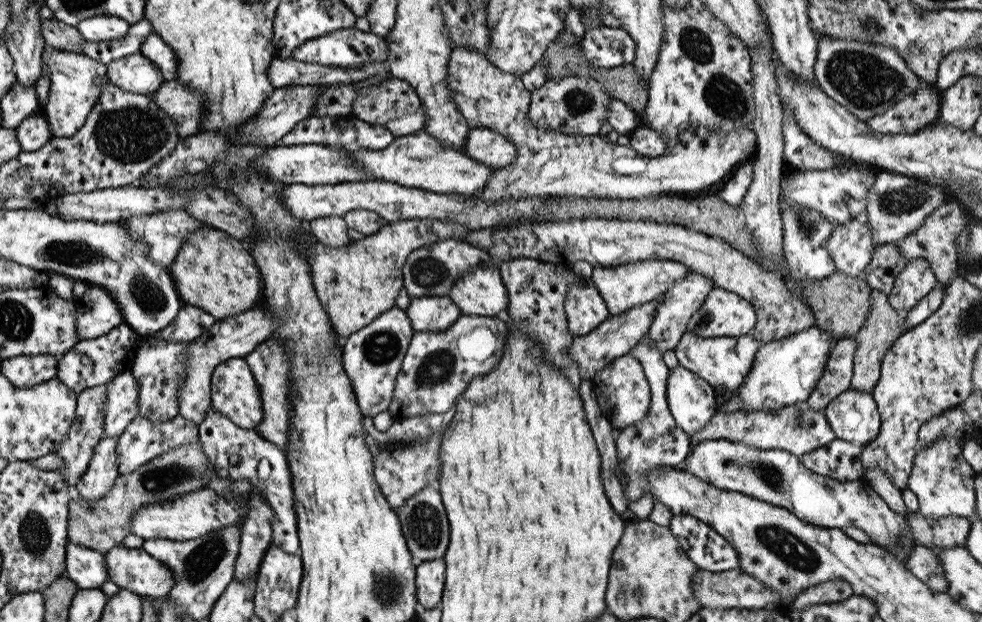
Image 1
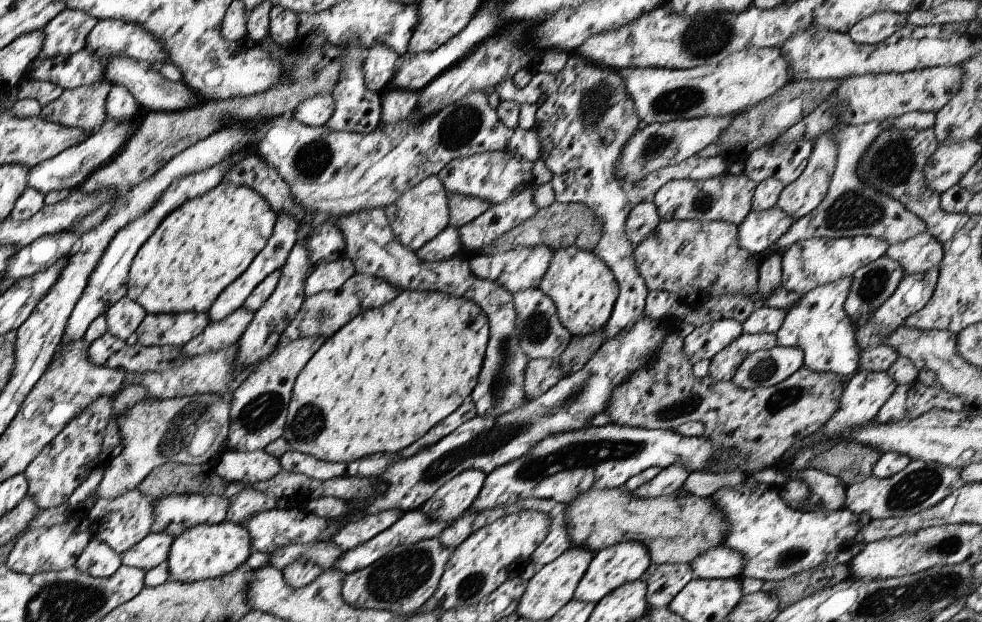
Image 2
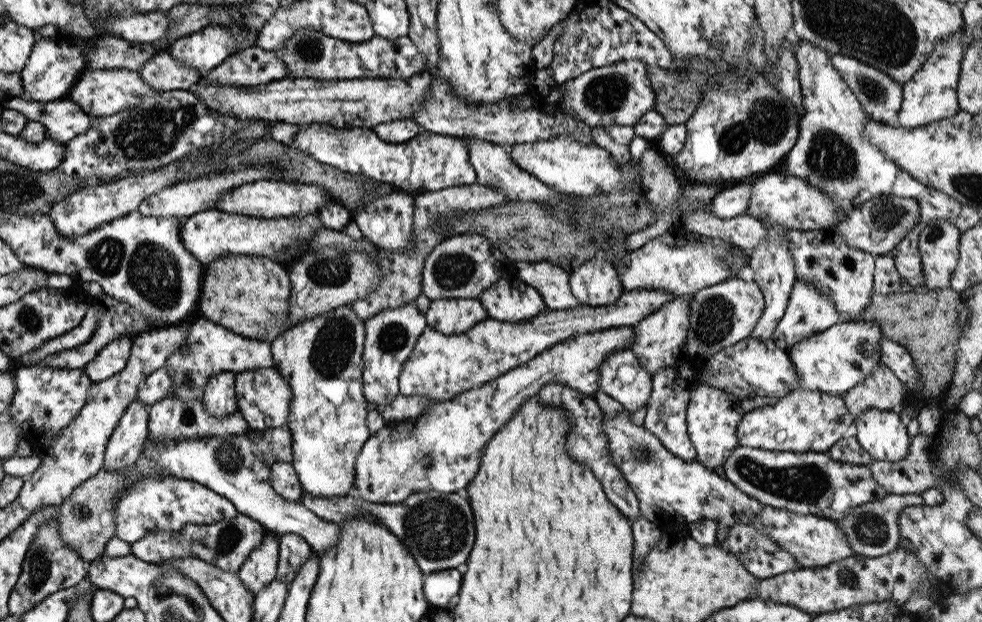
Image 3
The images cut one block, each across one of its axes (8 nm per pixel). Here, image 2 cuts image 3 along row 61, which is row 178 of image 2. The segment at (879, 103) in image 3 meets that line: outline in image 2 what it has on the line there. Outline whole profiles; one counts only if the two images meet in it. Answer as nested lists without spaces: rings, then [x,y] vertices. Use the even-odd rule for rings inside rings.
[[[918,110],[903,114],[901,117],[887,118],[882,122],[872,121],[866,124],[846,125],[846,128],[842,128],[834,136],[834,142],[836,142],[838,148],[836,168],[822,202],[810,214],[797,219],[790,226],[790,230],[782,238],[778,238],[778,242],[774,242],[774,246],[770,246],[770,251],[755,257],[761,261],[772,251],[782,253],[795,242],[814,237],[837,239],[842,237],[854,238],[862,235],[875,236],[891,245],[908,238],[914,238],[916,234],[926,231],[926,223],[916,213],[908,210],[902,202],[894,200],[884,192],[878,192],[858,178],[858,162],[860,162],[860,158],[862,158],[868,146],[872,144],[872,141],[876,140],[884,130],[892,130],[892,128],[898,130],[928,130],[928,128],[933,128],[934,125],[935,112],[920,112]]]

